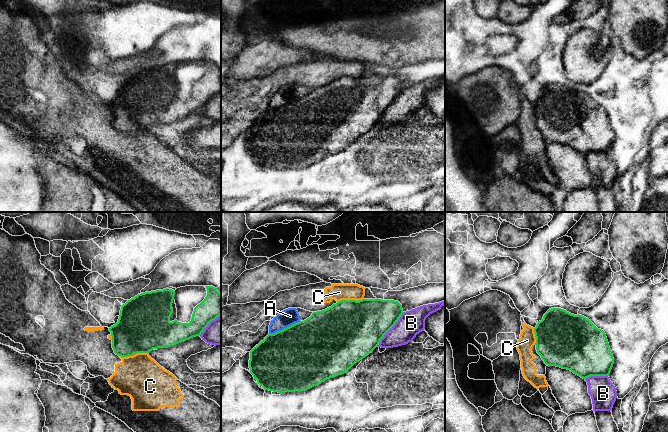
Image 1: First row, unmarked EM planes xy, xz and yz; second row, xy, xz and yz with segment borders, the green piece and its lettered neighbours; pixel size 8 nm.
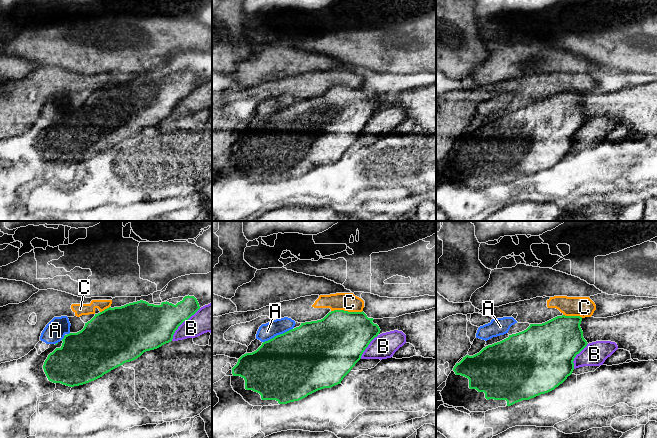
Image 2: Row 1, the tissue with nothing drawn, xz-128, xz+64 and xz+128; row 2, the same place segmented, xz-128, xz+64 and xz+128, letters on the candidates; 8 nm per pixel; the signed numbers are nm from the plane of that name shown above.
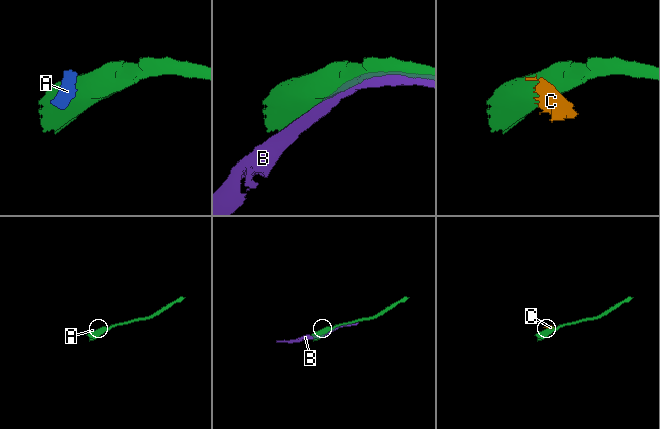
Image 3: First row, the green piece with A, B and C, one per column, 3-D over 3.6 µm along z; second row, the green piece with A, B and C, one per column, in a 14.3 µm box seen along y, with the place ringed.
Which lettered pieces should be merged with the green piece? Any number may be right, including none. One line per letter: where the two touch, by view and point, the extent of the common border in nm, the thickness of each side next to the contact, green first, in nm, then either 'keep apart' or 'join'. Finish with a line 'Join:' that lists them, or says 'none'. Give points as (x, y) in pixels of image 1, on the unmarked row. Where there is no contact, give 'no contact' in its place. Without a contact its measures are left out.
A: contact xz (285, 104); length 280 nm; calibres 500 and 140 nm; keep apart
B: contact xz (390, 104); length 360 nm; calibres 400 and 200 nm; keep apart
C: contact xy (133, 130); length 240 nm; calibres 420 and 360 nm; keep apart
Join: none

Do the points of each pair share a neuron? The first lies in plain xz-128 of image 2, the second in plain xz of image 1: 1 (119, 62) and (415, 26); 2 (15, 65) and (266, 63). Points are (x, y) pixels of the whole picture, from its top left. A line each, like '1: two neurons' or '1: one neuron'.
1: one neuron
2: one neuron

